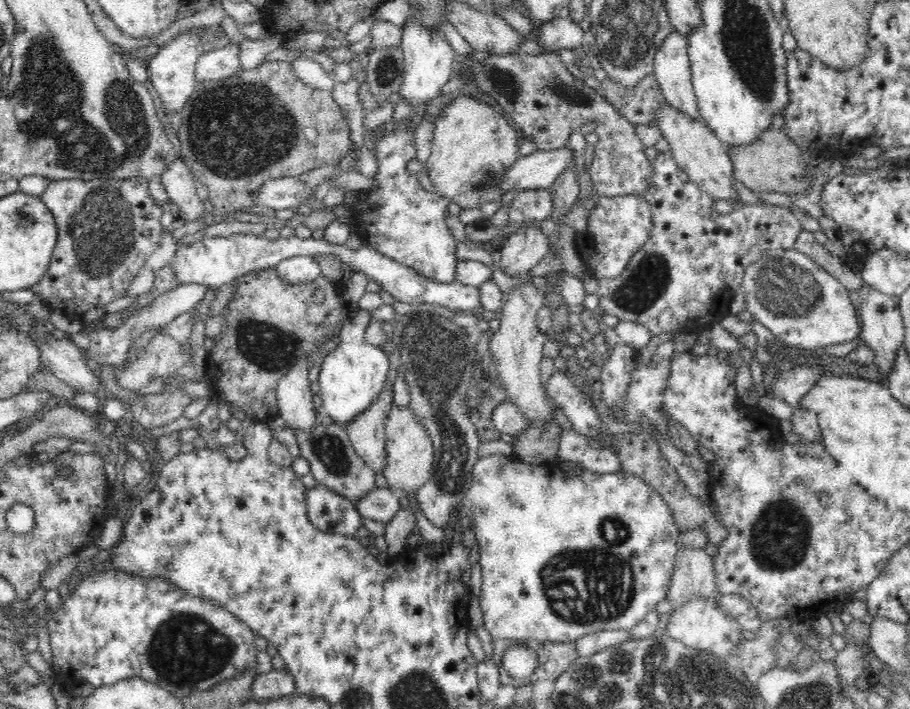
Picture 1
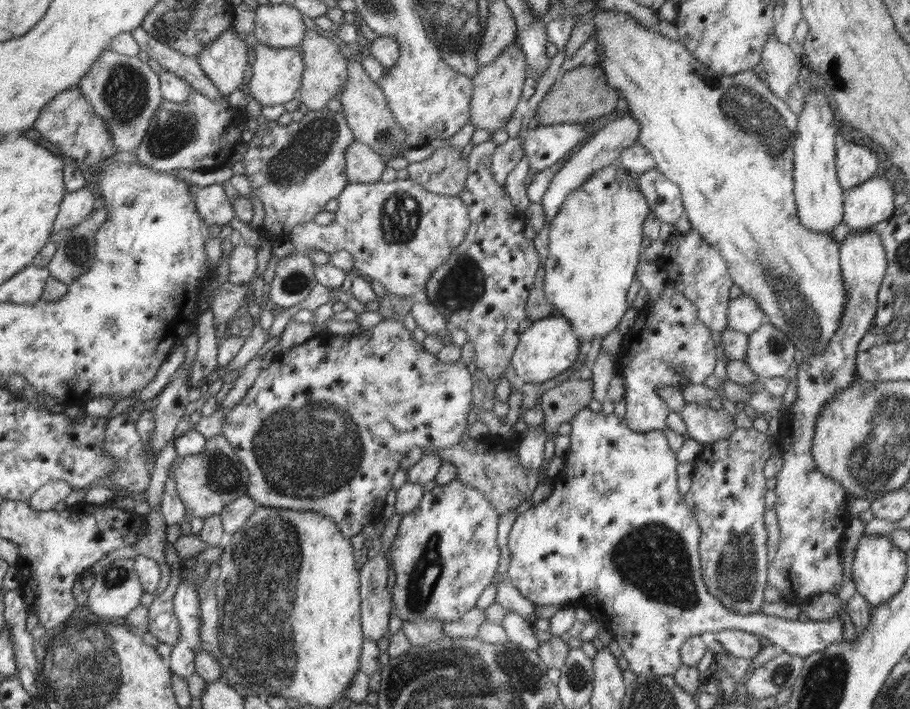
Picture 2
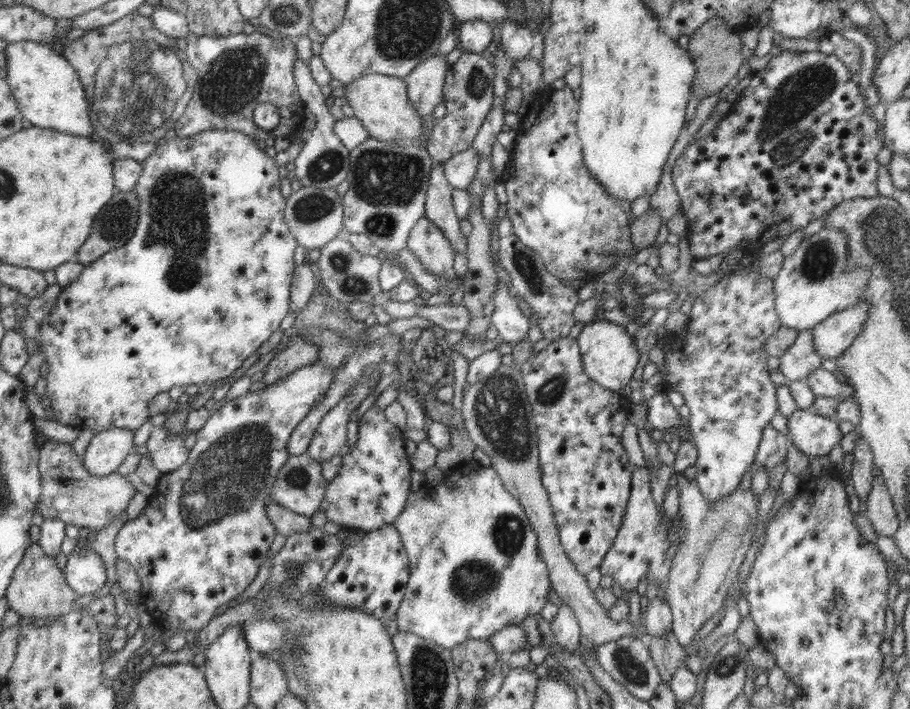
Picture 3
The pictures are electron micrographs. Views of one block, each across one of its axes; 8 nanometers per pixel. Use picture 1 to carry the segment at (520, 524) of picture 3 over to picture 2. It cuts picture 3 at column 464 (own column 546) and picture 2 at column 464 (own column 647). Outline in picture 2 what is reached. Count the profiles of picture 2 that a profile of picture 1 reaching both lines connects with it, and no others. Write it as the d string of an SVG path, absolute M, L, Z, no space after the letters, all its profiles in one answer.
M456 478L452 482L436 485L423 494L422 500L400 522L396 538L389 547L393 595L396 614L402 621L427 619L430 621L457 622L476 603L486 588L493 584L500 566L500 547L496 542L500 514L478 489Z

